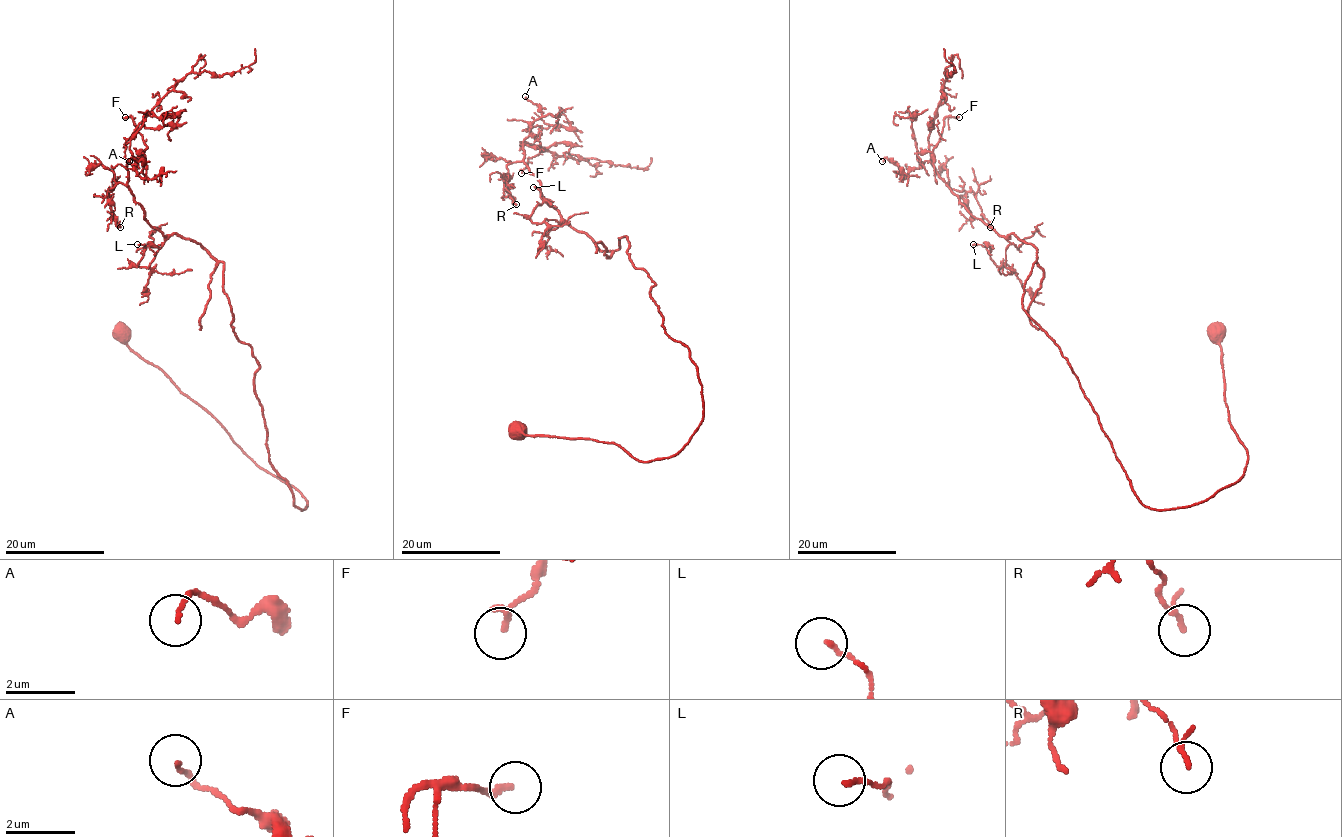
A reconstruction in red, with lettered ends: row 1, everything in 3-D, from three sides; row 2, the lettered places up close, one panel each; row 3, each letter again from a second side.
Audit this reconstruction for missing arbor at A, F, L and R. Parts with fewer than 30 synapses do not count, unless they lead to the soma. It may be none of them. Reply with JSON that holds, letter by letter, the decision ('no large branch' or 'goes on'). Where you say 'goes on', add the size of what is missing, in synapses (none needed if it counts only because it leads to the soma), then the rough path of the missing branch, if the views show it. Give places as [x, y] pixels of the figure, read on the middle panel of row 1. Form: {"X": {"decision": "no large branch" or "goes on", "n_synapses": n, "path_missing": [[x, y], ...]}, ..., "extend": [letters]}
{"A": {"decision": "no large branch"}, "F": {"decision": "no large branch"}, "L": {"decision": "no large branch"}, "R": {"decision": "no large branch"}, "extend": []}

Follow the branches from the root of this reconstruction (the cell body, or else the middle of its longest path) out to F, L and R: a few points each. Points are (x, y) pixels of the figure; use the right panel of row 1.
F: (1218, 333), (1245, 471), (1194, 505), (1148, 509), (1022, 307), (1036, 249), (975, 218), (931, 162), (959, 117)
L: (1218, 333), (1245, 471), (1194, 505), (1148, 509), (1022, 307), (1036, 249), (1011, 234), (1007, 267), (973, 244)
R: (1218, 333), (1245, 471), (1194, 505), (1148, 509), (1022, 307), (1036, 249), (975, 218), (948, 182), (990, 227)

